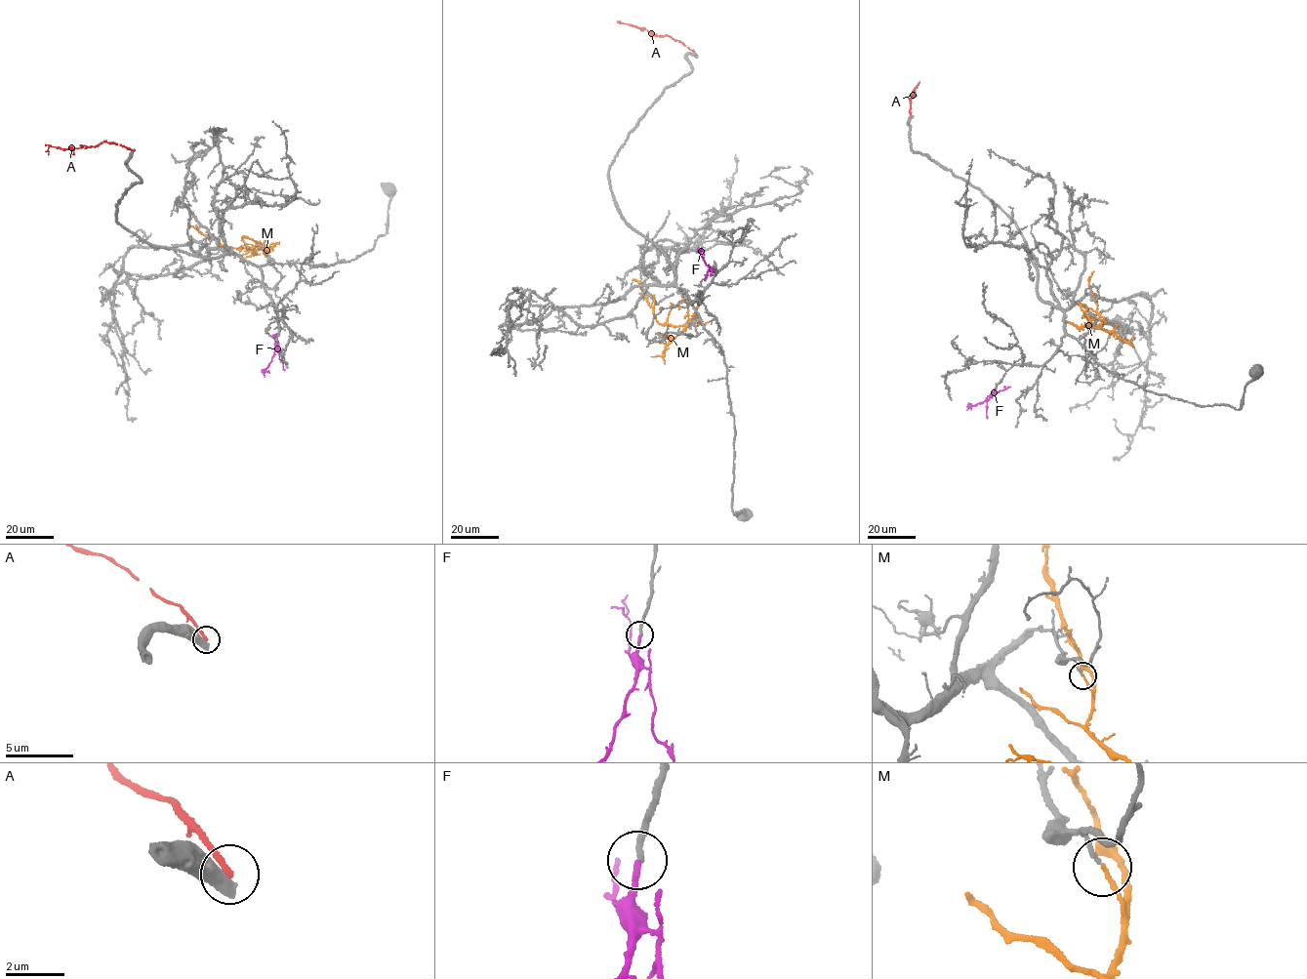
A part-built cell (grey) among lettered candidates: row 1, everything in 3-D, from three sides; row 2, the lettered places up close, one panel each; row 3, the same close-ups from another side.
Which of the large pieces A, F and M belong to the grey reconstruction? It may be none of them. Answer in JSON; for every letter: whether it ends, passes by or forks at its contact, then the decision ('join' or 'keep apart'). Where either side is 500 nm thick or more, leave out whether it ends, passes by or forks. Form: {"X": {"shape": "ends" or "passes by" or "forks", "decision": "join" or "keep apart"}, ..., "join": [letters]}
{"A": {"decision": "keep apart"}, "F": {"shape": "ends", "decision": "join"}, "M": {"shape": "ends", "decision": "keep apart"}, "join": ["F"]}

